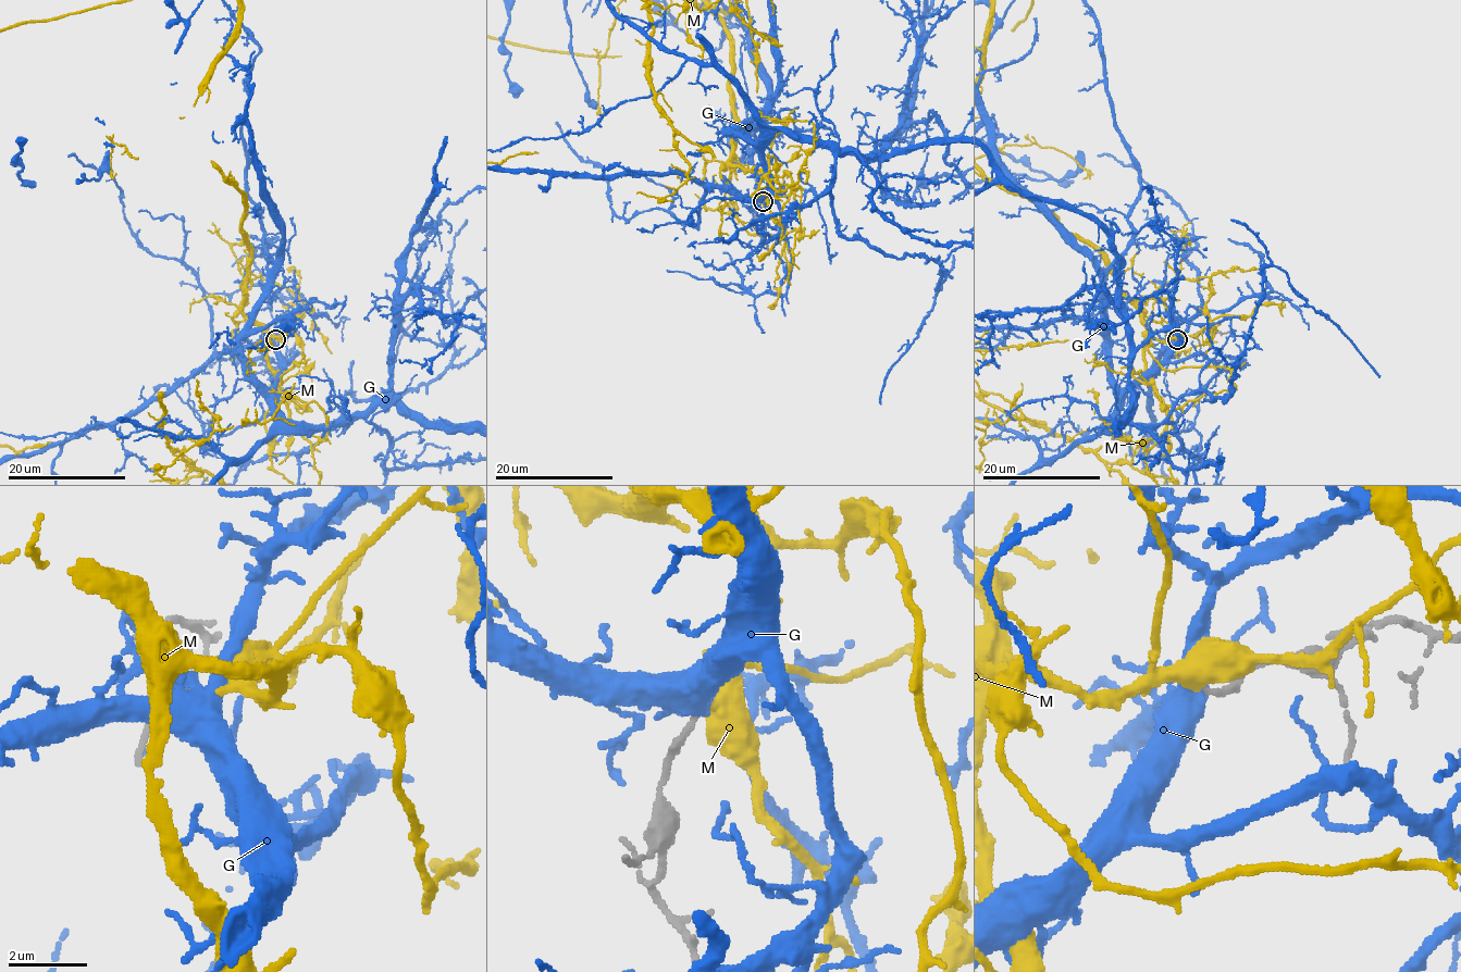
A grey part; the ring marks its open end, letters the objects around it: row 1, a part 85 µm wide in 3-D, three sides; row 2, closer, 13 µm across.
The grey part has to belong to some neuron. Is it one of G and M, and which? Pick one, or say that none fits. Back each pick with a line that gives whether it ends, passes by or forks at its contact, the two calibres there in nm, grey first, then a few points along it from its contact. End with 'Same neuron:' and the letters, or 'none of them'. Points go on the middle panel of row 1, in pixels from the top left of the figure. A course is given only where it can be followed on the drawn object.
M: it passes by; 150 nm thick on the grey side, 400 nm on the other
Same neuron: M

